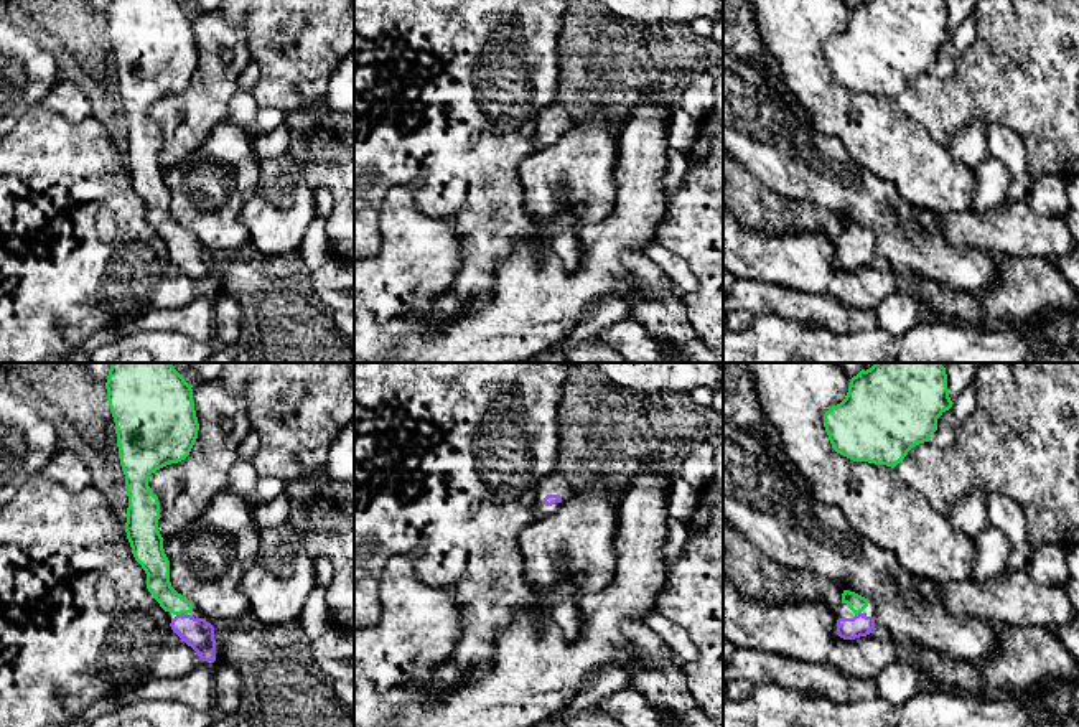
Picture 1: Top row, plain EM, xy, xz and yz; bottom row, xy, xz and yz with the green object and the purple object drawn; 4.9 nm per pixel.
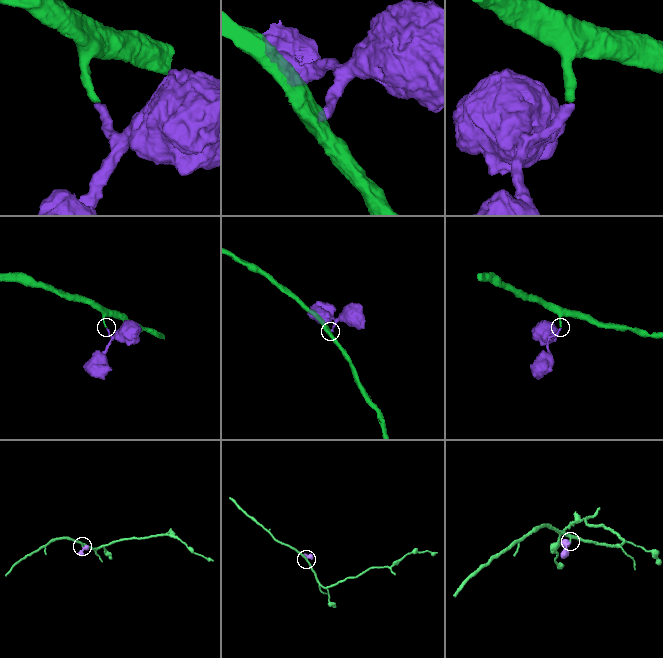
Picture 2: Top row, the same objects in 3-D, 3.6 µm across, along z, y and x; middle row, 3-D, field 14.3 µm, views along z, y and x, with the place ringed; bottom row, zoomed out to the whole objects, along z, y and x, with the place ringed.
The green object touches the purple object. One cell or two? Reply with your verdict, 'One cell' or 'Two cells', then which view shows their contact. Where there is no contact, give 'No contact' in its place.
One cell. Touches green in xy

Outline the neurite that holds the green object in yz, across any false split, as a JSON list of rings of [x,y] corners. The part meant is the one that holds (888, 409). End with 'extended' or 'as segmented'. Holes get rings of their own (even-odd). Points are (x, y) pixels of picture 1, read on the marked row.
[[[875,363],[850,379],[845,399],[829,407],[824,414],[824,427],[832,448],[853,460],[894,468],[908,452],[924,442],[937,430],[937,419],[952,407],[947,389],[946,368],[941,363]]]; as segmented

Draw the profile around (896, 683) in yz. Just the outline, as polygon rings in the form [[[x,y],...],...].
[[[896,659],[885,666],[875,678],[878,696],[899,706],[908,702],[913,696],[919,692],[919,673],[918,669],[901,659]]]

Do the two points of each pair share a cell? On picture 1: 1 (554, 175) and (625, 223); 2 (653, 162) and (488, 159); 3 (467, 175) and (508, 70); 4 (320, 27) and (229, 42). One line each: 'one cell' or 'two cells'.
1: two cells
2: two cells
3: one cell
4: two cells

